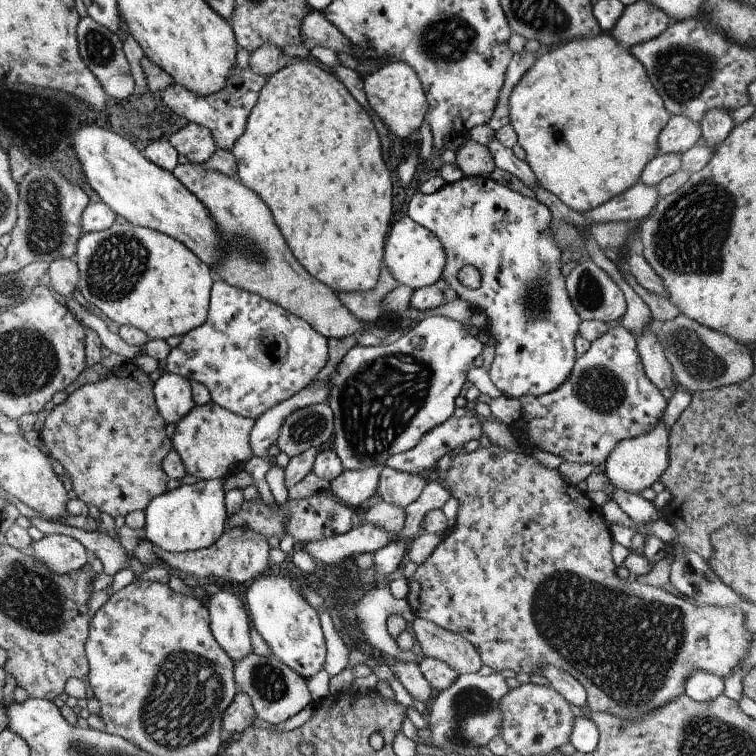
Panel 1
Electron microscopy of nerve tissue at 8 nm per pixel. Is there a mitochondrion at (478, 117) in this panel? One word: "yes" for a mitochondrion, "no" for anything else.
no

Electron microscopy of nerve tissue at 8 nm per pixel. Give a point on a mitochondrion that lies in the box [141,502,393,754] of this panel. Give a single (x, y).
(269, 682)

